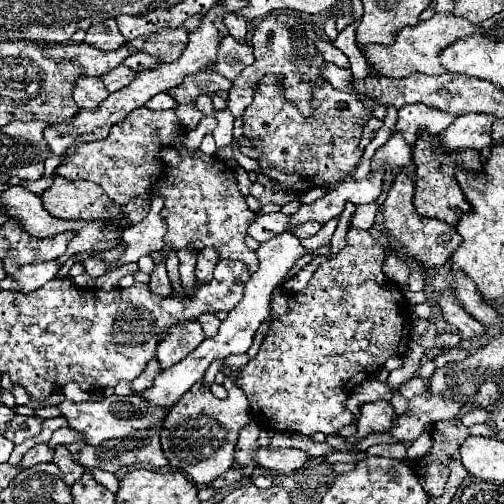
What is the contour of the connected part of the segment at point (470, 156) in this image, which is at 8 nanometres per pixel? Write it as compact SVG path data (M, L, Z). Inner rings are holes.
M420 134L418 142L414 144L414 164L416 164L416 194L414 194L414 206L420 216L426 218L438 218L450 226L456 226L460 216L470 212L468 200L462 196L460 184L456 180L456 168L468 170L468 172L478 172L482 170L480 154L474 150L464 150L462 154L438 154L434 150L434 136Z

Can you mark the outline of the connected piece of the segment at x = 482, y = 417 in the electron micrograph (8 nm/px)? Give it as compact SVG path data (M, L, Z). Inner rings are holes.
M475 408L467 413L461 421L464 426L471 427L475 424L485 424L486 420L488 420L488 412L482 408Z

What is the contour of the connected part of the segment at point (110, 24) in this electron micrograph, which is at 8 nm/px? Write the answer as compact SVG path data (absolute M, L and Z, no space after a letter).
M105 19L94 28L86 32L86 44L98 48L98 50L118 50L124 42L124 36L120 34L114 19Z

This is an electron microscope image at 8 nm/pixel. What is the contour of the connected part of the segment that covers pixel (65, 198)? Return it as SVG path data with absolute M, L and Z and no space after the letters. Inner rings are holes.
M56 176L52 186L40 196L44 208L64 220L110 220L120 222L120 206L112 204L104 190L86 180L66 180Z

